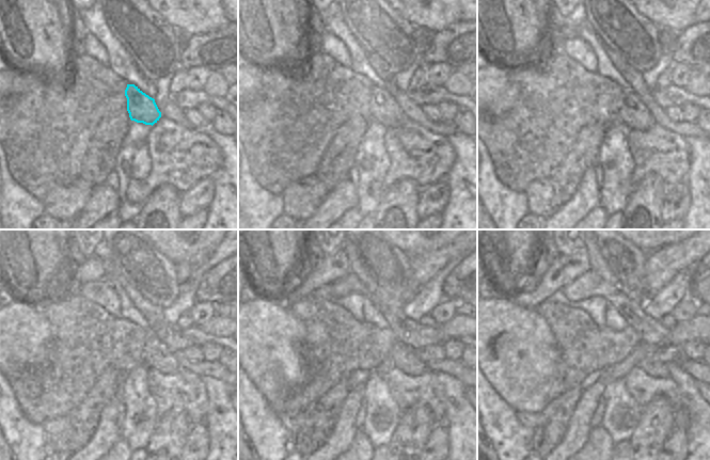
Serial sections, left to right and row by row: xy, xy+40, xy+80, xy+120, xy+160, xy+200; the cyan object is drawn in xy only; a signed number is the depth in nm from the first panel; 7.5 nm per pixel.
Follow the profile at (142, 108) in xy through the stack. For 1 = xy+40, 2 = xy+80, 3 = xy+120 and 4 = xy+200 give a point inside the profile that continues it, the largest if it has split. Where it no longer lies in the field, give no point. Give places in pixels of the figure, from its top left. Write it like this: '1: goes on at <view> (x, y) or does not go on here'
1: goes on at xy+40 (384, 109)
2: goes on at xy+80 (632, 113)
3: goes on at xy+120 (157, 355)
4: goes on at xy+200 (651, 366)

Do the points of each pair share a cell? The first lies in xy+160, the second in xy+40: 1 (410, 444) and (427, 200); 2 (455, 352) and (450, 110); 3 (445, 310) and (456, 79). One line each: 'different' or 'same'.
1: different
2: same
3: different

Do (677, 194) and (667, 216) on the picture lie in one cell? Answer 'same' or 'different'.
same

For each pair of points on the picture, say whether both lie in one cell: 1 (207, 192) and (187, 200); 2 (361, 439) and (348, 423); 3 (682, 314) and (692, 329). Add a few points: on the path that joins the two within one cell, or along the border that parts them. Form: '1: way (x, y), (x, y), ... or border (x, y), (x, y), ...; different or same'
1: way (202, 193), (192, 200); same
2: border (359, 429), (348, 448); different
3: border (696, 314), (687, 320), (678, 322); different

